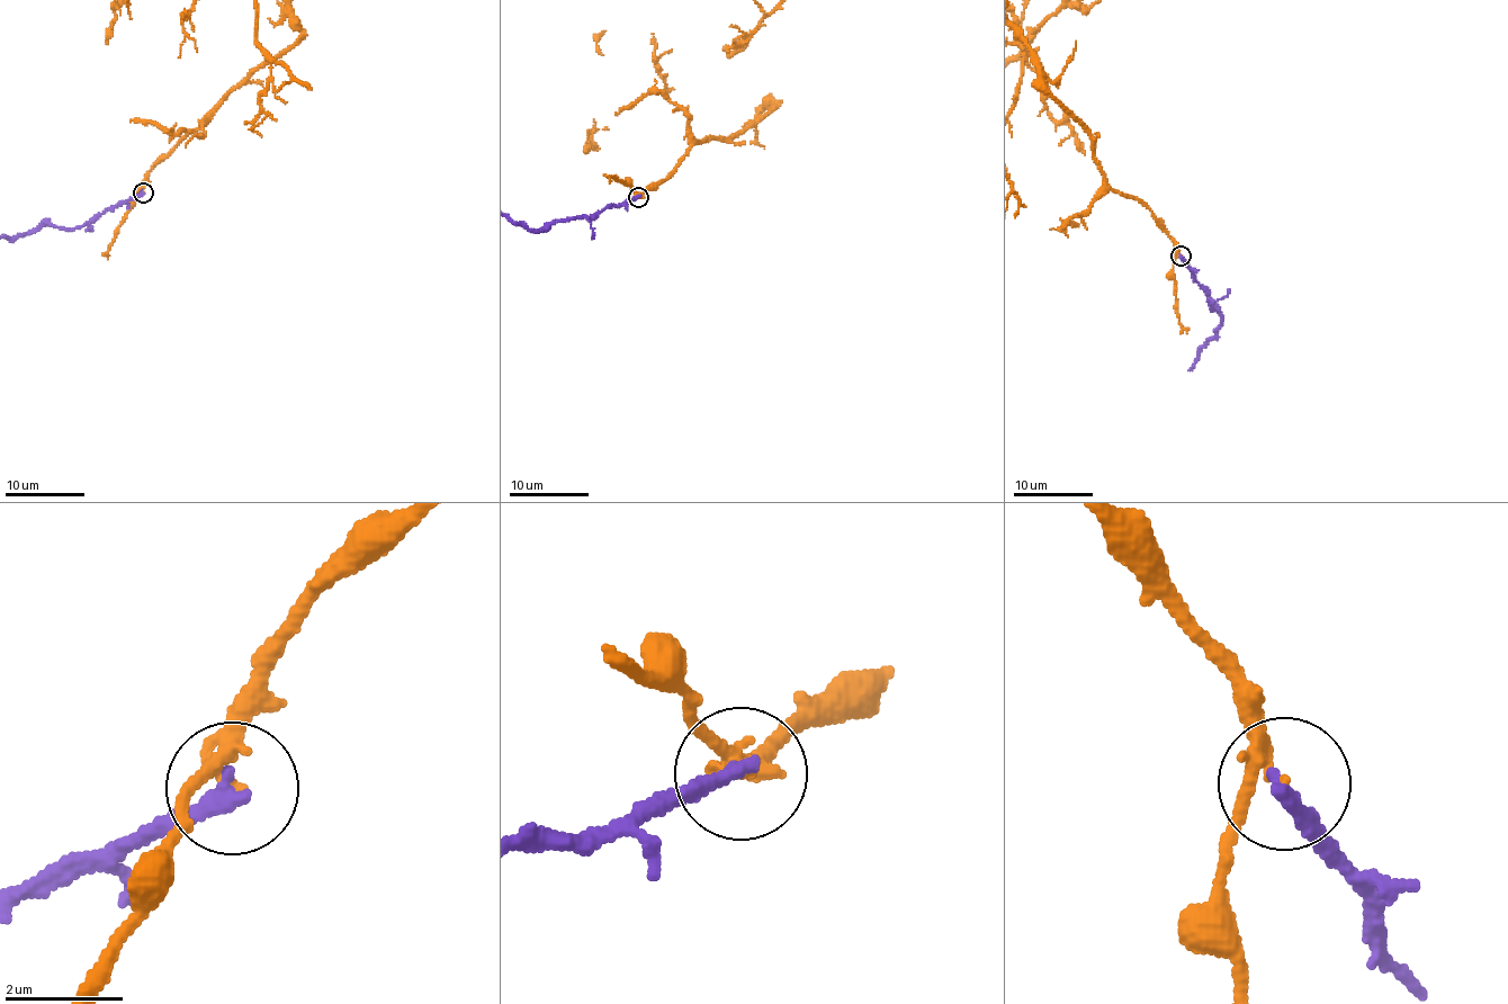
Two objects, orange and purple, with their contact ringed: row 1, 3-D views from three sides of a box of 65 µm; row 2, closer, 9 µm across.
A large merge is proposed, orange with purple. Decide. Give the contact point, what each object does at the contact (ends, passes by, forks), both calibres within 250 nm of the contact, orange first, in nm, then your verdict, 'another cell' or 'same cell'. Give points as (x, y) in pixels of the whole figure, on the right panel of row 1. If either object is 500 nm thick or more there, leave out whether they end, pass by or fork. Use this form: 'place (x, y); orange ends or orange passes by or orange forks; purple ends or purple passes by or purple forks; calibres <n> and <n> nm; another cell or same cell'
place (1181, 256); orange ends; purple ends; calibres 80 and 300 nm; another cell

